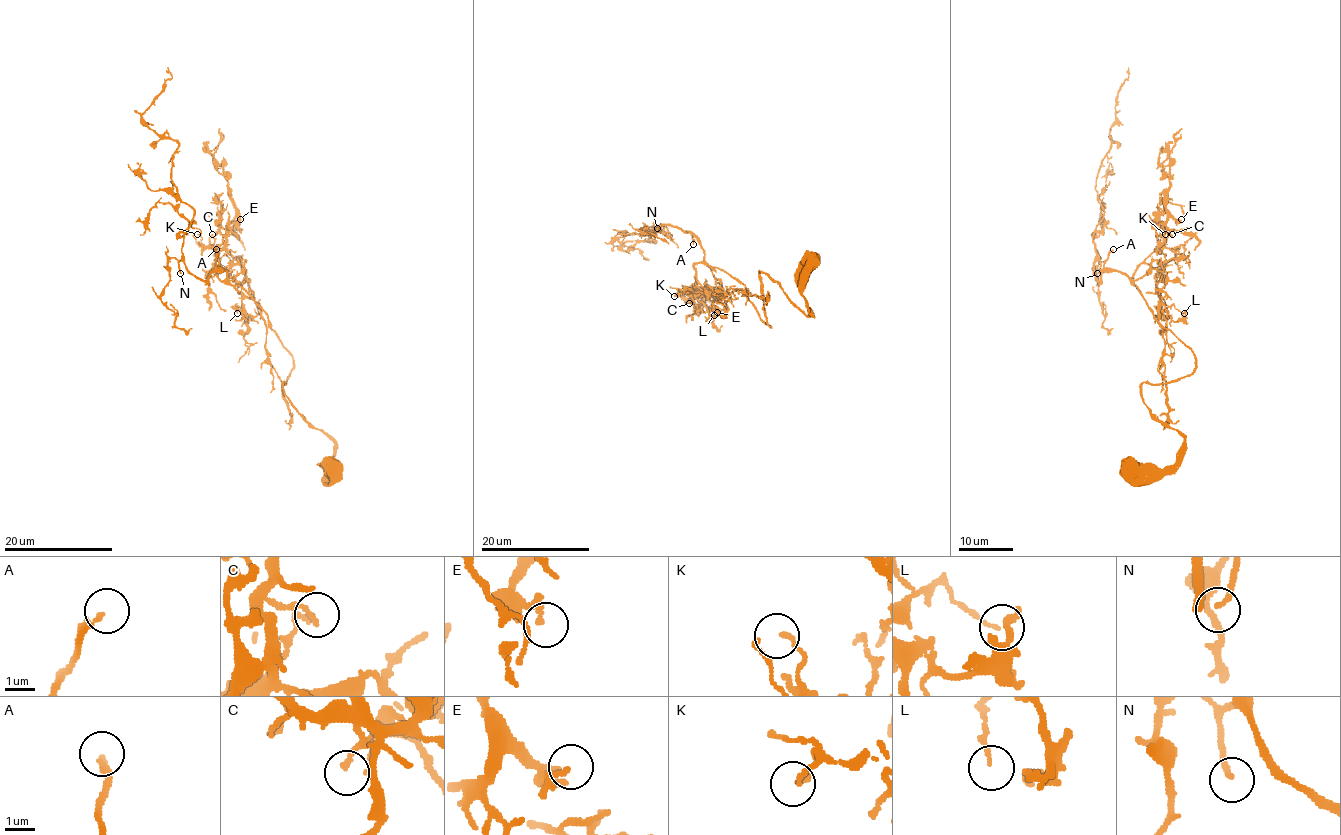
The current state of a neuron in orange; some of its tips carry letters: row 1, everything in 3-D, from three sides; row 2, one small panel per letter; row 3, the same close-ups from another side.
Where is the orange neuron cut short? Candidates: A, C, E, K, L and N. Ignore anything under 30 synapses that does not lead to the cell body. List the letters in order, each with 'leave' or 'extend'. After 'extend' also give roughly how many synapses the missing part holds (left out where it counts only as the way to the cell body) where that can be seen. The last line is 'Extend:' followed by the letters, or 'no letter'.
A: extend; about 90 synapses
C: leave
E: leave
K: leave
L: leave
N: extend; about 45 synapses
Extend: A, N

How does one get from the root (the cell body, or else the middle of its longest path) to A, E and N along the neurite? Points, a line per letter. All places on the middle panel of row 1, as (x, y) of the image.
A: (811, 258), (801, 289), (809, 315), (759, 274), (769, 326), (746, 286), (709, 266), (694, 235), (693, 244)
E: (811, 258), (801, 289), (809, 315), (759, 274), (770, 326), (743, 284), (695, 263), (695, 282), (717, 312)
N: (811, 258), (801, 289), (809, 315), (759, 274), (769, 326), (746, 286), (705, 262), (694, 236), (657, 228)

